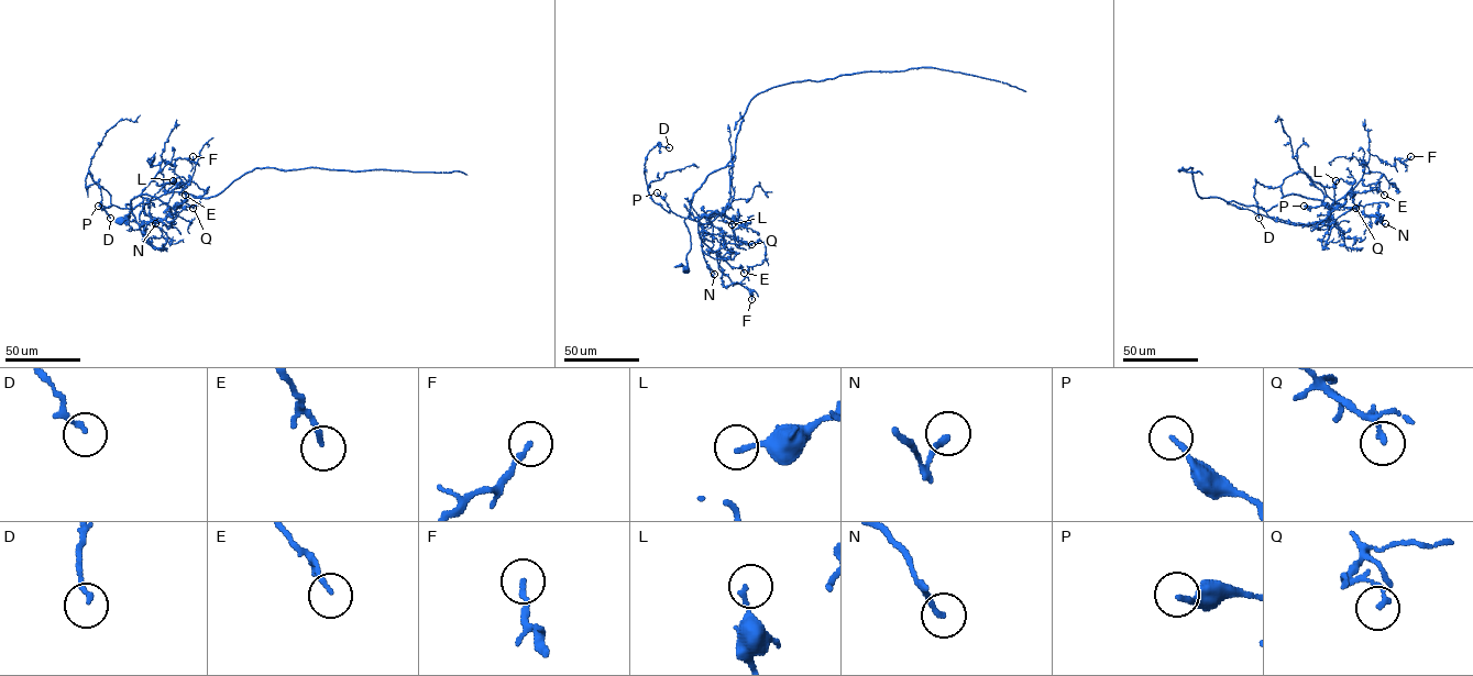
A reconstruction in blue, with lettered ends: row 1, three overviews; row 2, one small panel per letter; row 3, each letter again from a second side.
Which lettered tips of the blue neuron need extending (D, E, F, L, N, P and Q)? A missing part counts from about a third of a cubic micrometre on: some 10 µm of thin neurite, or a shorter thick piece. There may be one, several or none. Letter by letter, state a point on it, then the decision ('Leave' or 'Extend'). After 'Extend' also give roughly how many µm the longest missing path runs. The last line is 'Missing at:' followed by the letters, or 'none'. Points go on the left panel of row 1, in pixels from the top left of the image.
D: Place: (110, 218). Leave
E: Place: (185, 195). Leave
F: Place: (193, 156). Leave
L: Place: (173, 180). Leave
N: Place: (155, 223). Leave
P: Place: (98, 206). Leave
Q: Place: (193, 208). Leave
Missing at: none

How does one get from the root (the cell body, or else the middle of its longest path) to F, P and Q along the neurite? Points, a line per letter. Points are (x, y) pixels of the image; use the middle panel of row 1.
F: (745, 112), (734, 158), (693, 194), (690, 218), (718, 253), (723, 272), (750, 289), (751, 299)
P: (745, 112), (734, 158), (711, 173), (693, 194), (689, 218), (674, 213), (657, 192)
Q: (745, 112), (734, 158), (711, 173), (693, 194), (690, 218), (707, 234), (727, 235), (751, 244)

